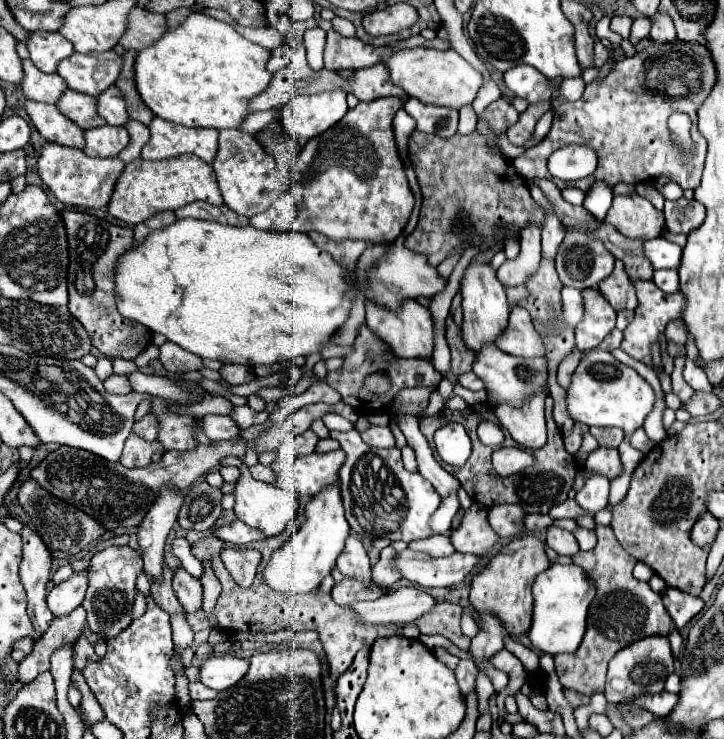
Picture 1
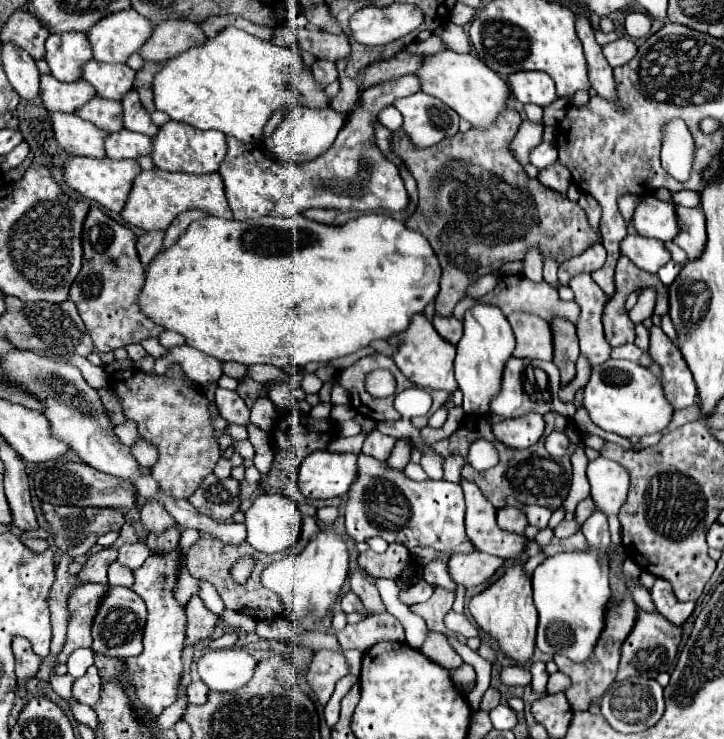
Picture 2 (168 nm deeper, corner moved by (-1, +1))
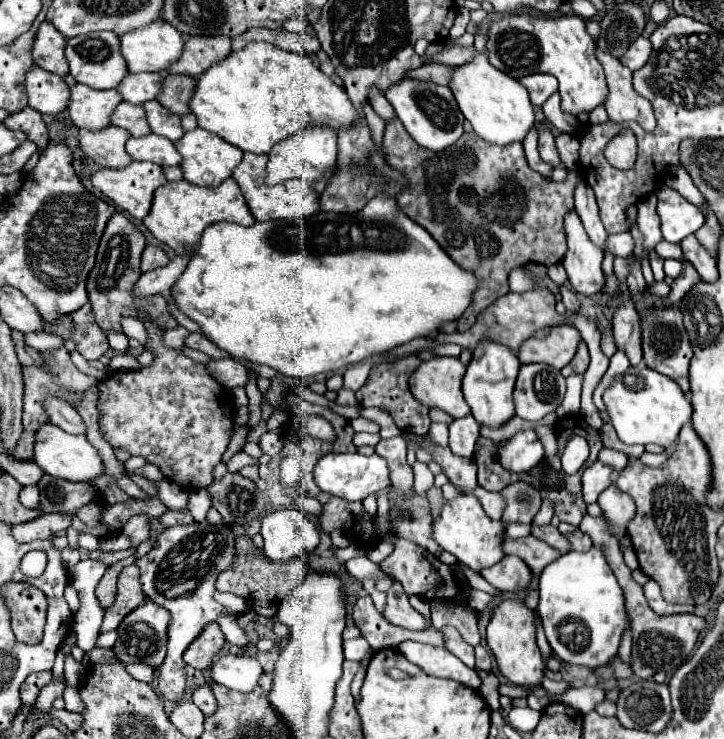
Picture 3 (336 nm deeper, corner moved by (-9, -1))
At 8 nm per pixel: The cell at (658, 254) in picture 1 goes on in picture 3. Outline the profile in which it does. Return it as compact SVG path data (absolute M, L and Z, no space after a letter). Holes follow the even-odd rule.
M628 231L608 235L608 239L606 239L606 253L612 253L616 257L628 257L632 253L632 249L634 249L634 241Z

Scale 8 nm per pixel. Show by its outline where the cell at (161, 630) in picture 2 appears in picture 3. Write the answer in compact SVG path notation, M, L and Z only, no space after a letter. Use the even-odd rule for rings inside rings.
M194 521L190 525L166 527L158 533L156 539L158 545L138 559L136 565L140 567L140 583L146 597L172 613L172 623L168 629L168 655L158 667L158 687L168 701L180 701L186 687L186 663L182 661L184 651L194 641L194 637L202 633L206 623L216 623L218 615L236 617L232 611L214 601L218 573L234 563L236 535L226 523L210 525L206 521Z

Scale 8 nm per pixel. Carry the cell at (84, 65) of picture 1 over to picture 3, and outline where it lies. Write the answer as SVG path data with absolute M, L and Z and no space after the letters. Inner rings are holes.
M130 73L118 87L124 101L134 105L144 105L146 101L152 101L158 97L162 89L164 75L160 73Z

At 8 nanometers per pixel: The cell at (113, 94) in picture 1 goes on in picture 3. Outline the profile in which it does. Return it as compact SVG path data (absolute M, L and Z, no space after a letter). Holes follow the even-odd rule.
M158 101L144 103L144 109L148 113L148 123L152 133L168 137L172 141L178 141L184 135L184 129L180 125L180 117L170 113L166 107L162 107Z

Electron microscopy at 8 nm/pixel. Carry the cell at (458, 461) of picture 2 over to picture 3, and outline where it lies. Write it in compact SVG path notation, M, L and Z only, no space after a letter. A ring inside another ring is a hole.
M474 417L454 419L450 423L448 447L456 455L472 457L474 455L474 445L476 445L476 439L478 439L478 433L480 433L480 425L474 421Z

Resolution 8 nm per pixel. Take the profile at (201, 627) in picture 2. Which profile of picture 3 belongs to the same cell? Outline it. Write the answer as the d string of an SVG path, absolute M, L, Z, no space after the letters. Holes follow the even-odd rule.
M216 623L206 625L206 629L202 631L202 635L186 649L184 653L184 661L186 665L194 667L194 669L208 669L214 661L214 657L222 651L226 639L224 633L220 631L220 627Z

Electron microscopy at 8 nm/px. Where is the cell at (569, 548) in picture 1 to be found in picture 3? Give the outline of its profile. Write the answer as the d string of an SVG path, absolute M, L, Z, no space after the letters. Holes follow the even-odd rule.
M580 529L572 531L572 533L566 533L564 535L568 541L570 541L570 551L586 551L592 547L592 541L586 533L582 533Z

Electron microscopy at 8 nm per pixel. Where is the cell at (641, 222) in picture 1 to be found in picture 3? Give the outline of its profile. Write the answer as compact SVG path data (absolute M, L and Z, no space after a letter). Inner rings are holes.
M662 185L658 191L658 215L662 219L662 235L670 243L680 243L704 225L704 215L688 203L678 191Z

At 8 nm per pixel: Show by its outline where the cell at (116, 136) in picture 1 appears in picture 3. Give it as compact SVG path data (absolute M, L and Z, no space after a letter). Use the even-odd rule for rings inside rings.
M150 133L146 137L138 137L138 139L134 139L134 137L128 139L126 151L136 161L152 161L162 167L182 163L182 155L176 151L174 143L170 139L164 139L162 135L154 135L154 133Z

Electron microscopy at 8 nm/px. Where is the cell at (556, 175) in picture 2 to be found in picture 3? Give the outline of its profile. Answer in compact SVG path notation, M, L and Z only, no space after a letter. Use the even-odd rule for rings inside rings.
M536 123L536 129L538 129L538 151L540 151L540 157L546 163L552 163L554 167L560 167L562 163L560 163L556 147L554 147L554 135L552 135L552 131L548 129L546 123Z

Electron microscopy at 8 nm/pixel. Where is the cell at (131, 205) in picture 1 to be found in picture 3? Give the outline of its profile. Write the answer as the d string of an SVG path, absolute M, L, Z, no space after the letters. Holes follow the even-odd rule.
M230 177L220 187L198 187L186 179L168 181L154 193L154 203L150 215L144 219L148 231L164 245L168 245L174 253L190 253L194 255L200 245L202 231L218 221L232 221L238 225L254 225L254 217L242 197L240 185Z

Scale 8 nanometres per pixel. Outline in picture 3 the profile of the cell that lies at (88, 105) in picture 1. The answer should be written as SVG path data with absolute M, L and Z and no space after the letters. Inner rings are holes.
M120 103L112 113L112 125L130 131L132 137L150 135L150 125L146 121L146 111L142 109L142 105Z

